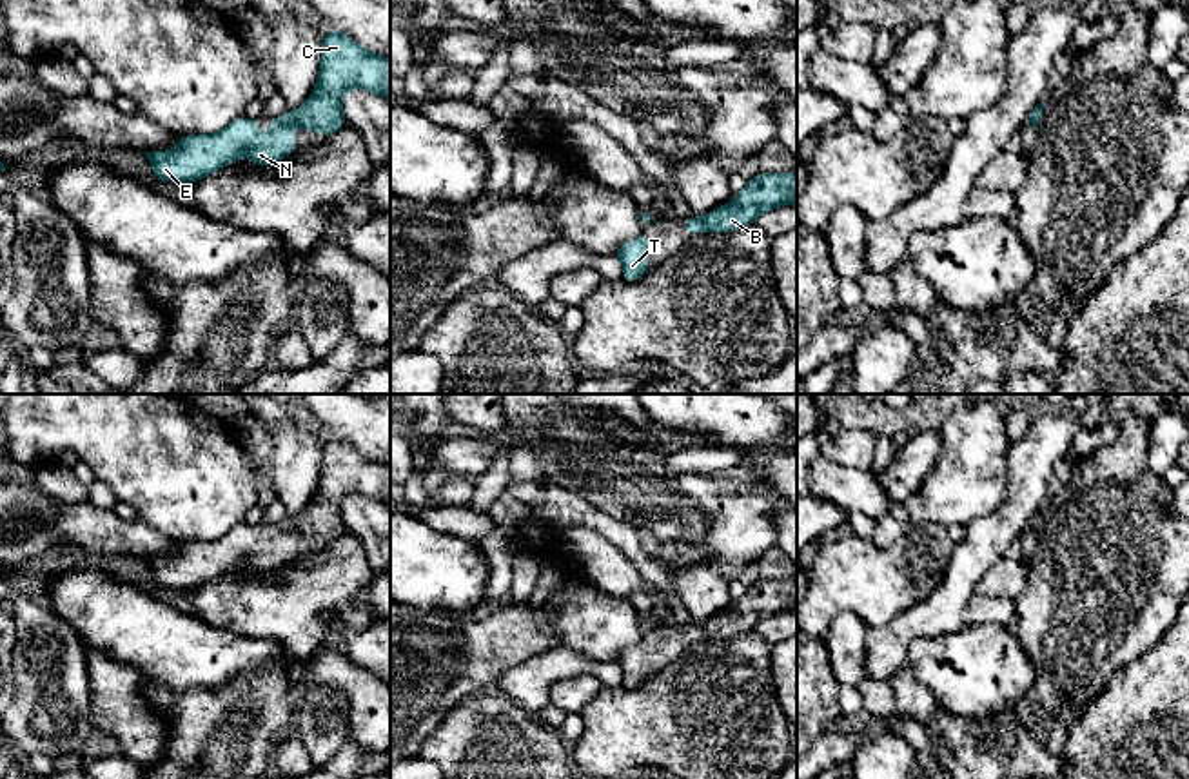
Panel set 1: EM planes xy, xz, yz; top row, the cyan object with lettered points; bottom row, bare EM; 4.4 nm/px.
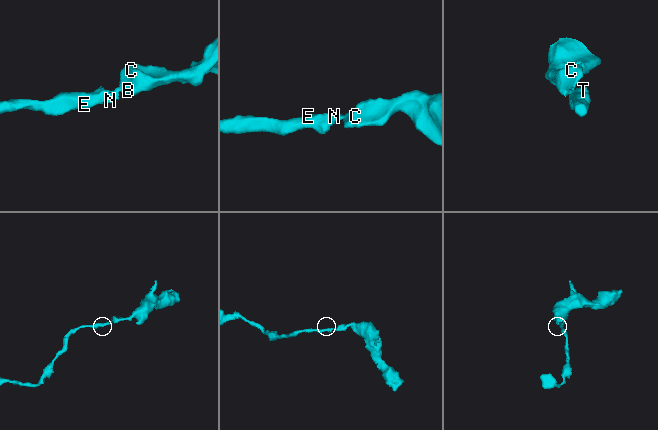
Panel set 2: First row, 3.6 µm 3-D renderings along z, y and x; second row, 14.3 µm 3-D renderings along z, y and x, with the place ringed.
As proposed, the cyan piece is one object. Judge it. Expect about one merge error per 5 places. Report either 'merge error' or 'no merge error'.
no merge error

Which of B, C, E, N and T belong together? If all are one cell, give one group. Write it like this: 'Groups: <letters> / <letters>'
Groups: B C E N T

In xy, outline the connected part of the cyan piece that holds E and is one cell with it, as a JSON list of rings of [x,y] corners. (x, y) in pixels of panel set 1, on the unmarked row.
[[[334,436],[321,443],[321,470],[316,494],[310,505],[296,516],[296,519],[283,519],[272,530],[269,530],[267,550],[260,550],[258,527],[236,525],[225,536],[216,541],[187,541],[180,543],[178,554],[172,557],[143,559],[152,574],[152,581],[162,588],[187,590],[223,576],[240,563],[249,563],[256,572],[272,572],[283,563],[296,557],[294,554],[294,532],[301,532],[314,539],[334,541],[347,530],[343,523],[343,498],[345,496],[367,496],[387,507],[390,507],[390,465],[372,461],[356,450],[349,441]]]

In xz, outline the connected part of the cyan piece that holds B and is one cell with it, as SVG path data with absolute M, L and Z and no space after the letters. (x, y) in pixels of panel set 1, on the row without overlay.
M766 579L748 587L732 612L722 610L704 625L690 623L683 630L686 641L728 639L748 634L762 619L786 610L797 610L797 579Z

